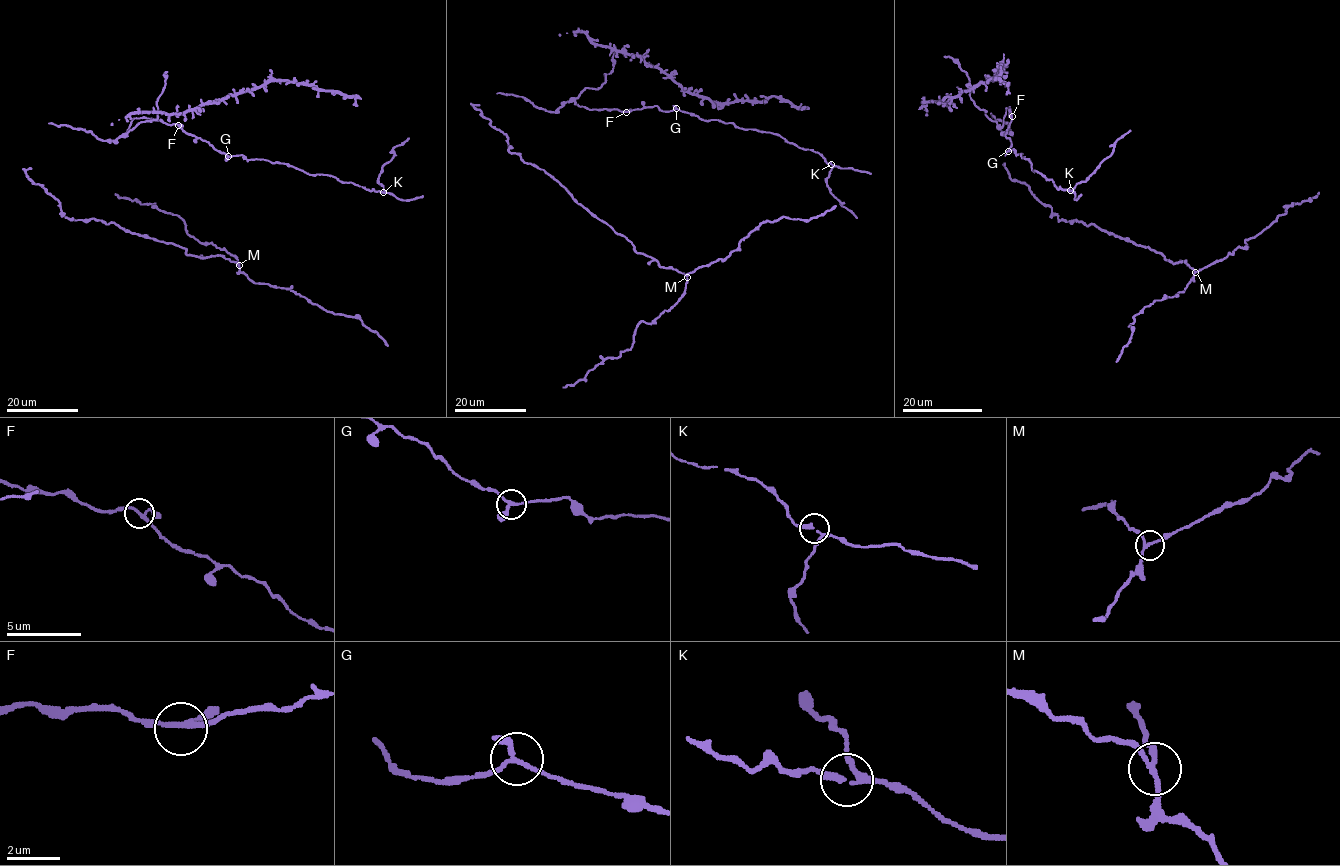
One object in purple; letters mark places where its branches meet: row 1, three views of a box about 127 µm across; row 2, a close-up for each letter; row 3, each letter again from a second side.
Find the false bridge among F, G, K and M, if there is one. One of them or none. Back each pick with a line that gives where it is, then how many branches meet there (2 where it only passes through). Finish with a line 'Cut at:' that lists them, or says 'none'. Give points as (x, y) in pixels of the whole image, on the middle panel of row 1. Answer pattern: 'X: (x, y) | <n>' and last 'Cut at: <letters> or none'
Cut at: none

